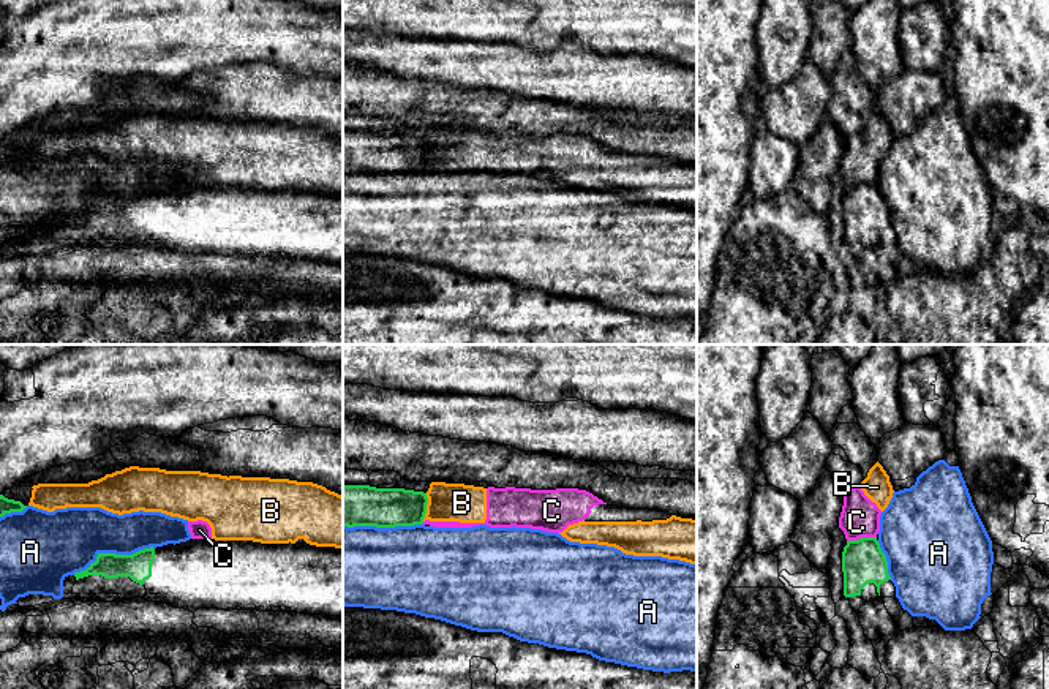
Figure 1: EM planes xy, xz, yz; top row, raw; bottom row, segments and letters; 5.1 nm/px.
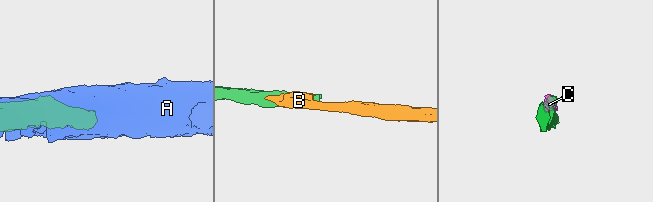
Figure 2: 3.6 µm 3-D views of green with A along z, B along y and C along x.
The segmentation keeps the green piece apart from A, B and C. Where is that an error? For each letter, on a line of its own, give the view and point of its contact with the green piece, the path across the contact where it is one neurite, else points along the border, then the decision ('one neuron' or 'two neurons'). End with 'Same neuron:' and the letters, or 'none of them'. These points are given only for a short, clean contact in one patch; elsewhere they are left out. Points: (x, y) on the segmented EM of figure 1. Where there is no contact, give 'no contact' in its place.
A: xy (112, 553) | two neurons
B: xz (425, 508) | two neurons
C: yz (861, 538) | along yz (876, 536), (861, 536), (847, 542) | two neurons
Same neuron: none of them

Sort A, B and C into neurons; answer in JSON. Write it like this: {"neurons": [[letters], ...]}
{"neurons": [["A"], ["B", "C"]]}

